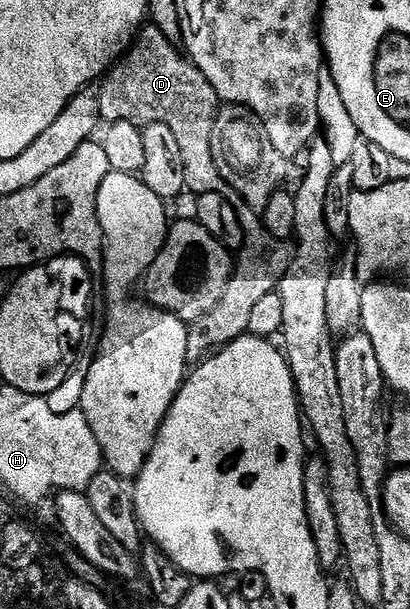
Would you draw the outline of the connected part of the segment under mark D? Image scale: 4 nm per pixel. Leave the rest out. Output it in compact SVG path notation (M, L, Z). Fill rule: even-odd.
M149 24L140 31L133 45L104 75L97 90L97 99L99 112L106 123L136 122L142 127L167 124L183 156L186 191L190 195L193 193L193 196L223 196L227 204L235 208L235 216L239 216L239 224L245 233L245 245L236 255L227 292L223 292L223 300L219 300L211 312L188 323L187 352L190 359L204 359L249 333L251 311L257 307L262 296L274 293L280 287L283 276L293 263L294 247L288 241L271 236L262 215L252 210L247 200L243 200L243 196L239 196L239 192L235 192L235 188L231 188L227 180L219 176L219 168L215 168L215 160L211 156L211 128L215 128L219 109L215 88L211 88L207 76L203 76L197 65L182 53L178 43L167 40L157 26Z

